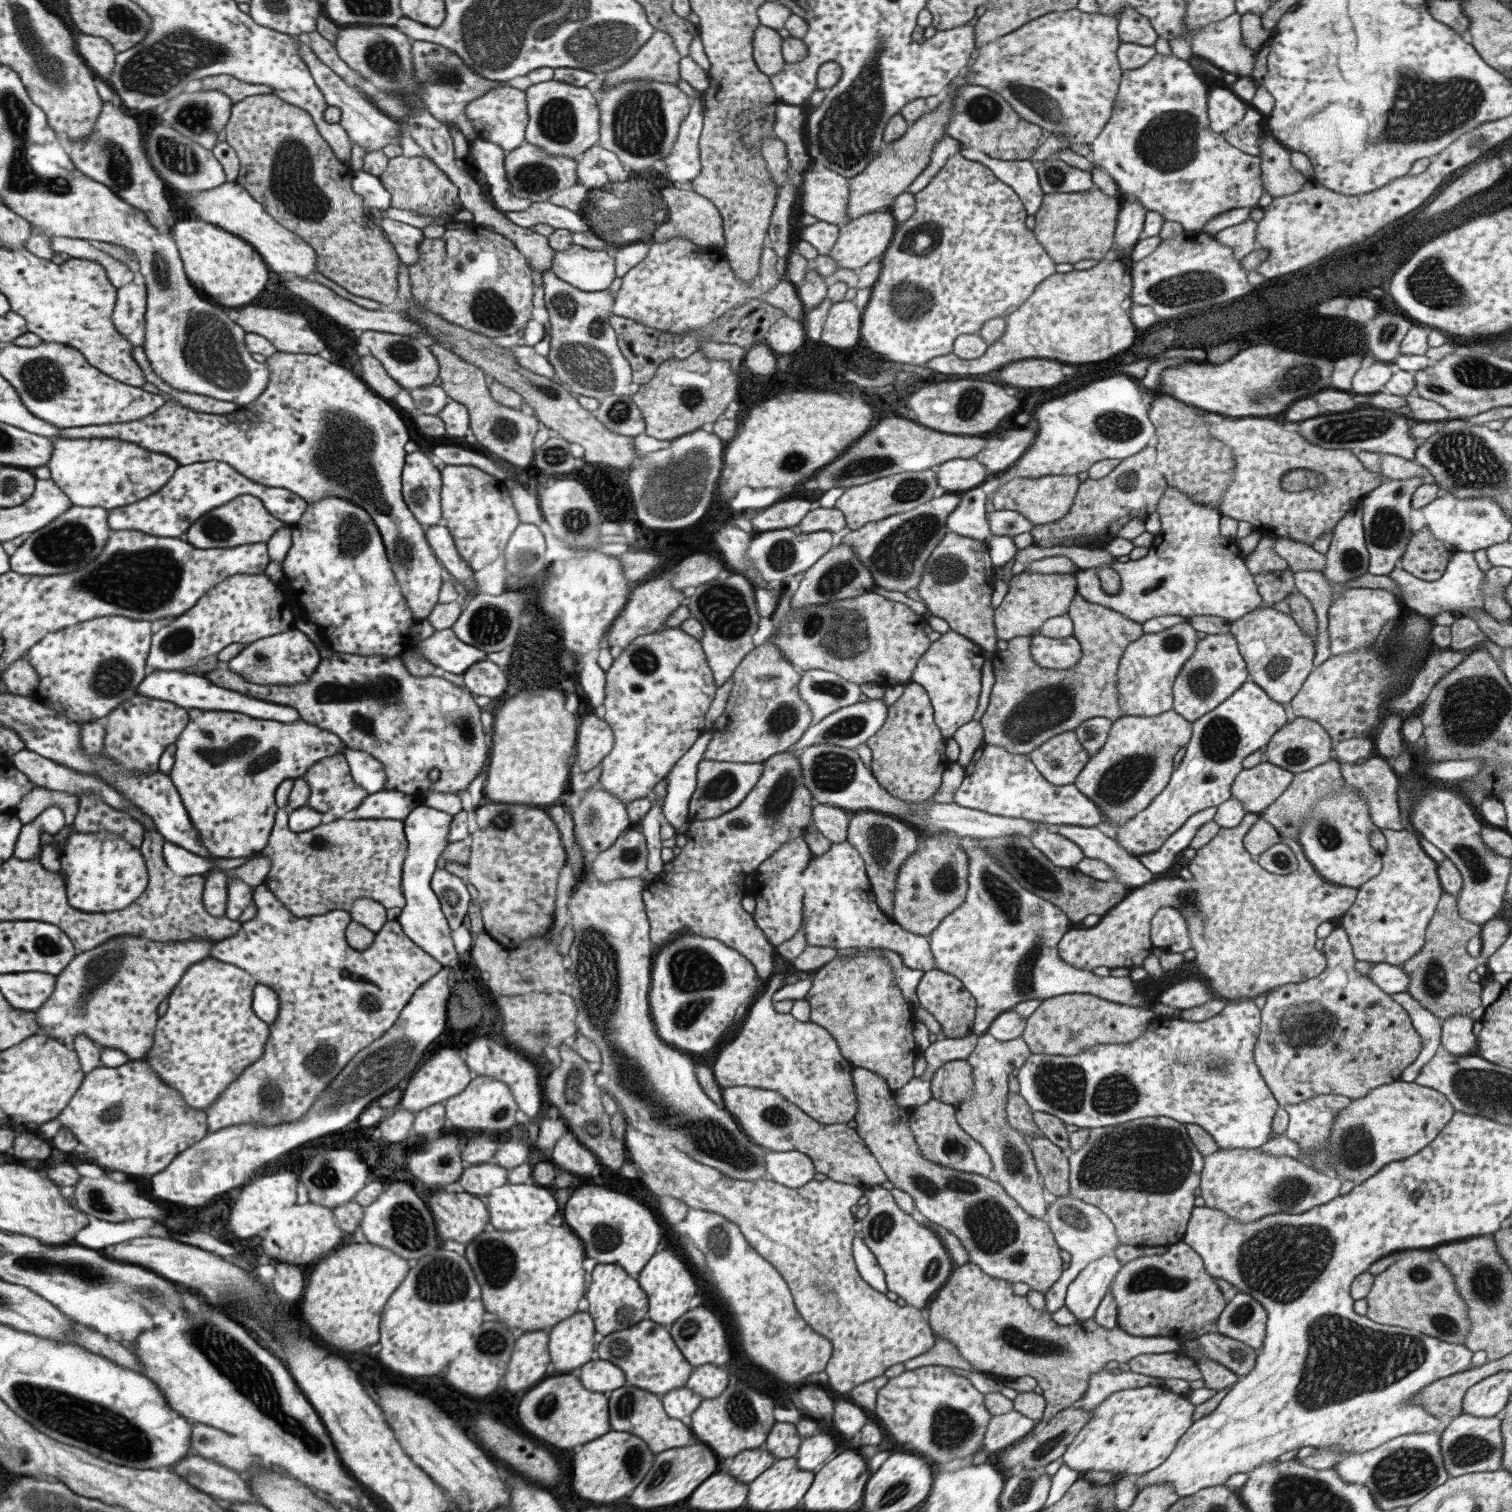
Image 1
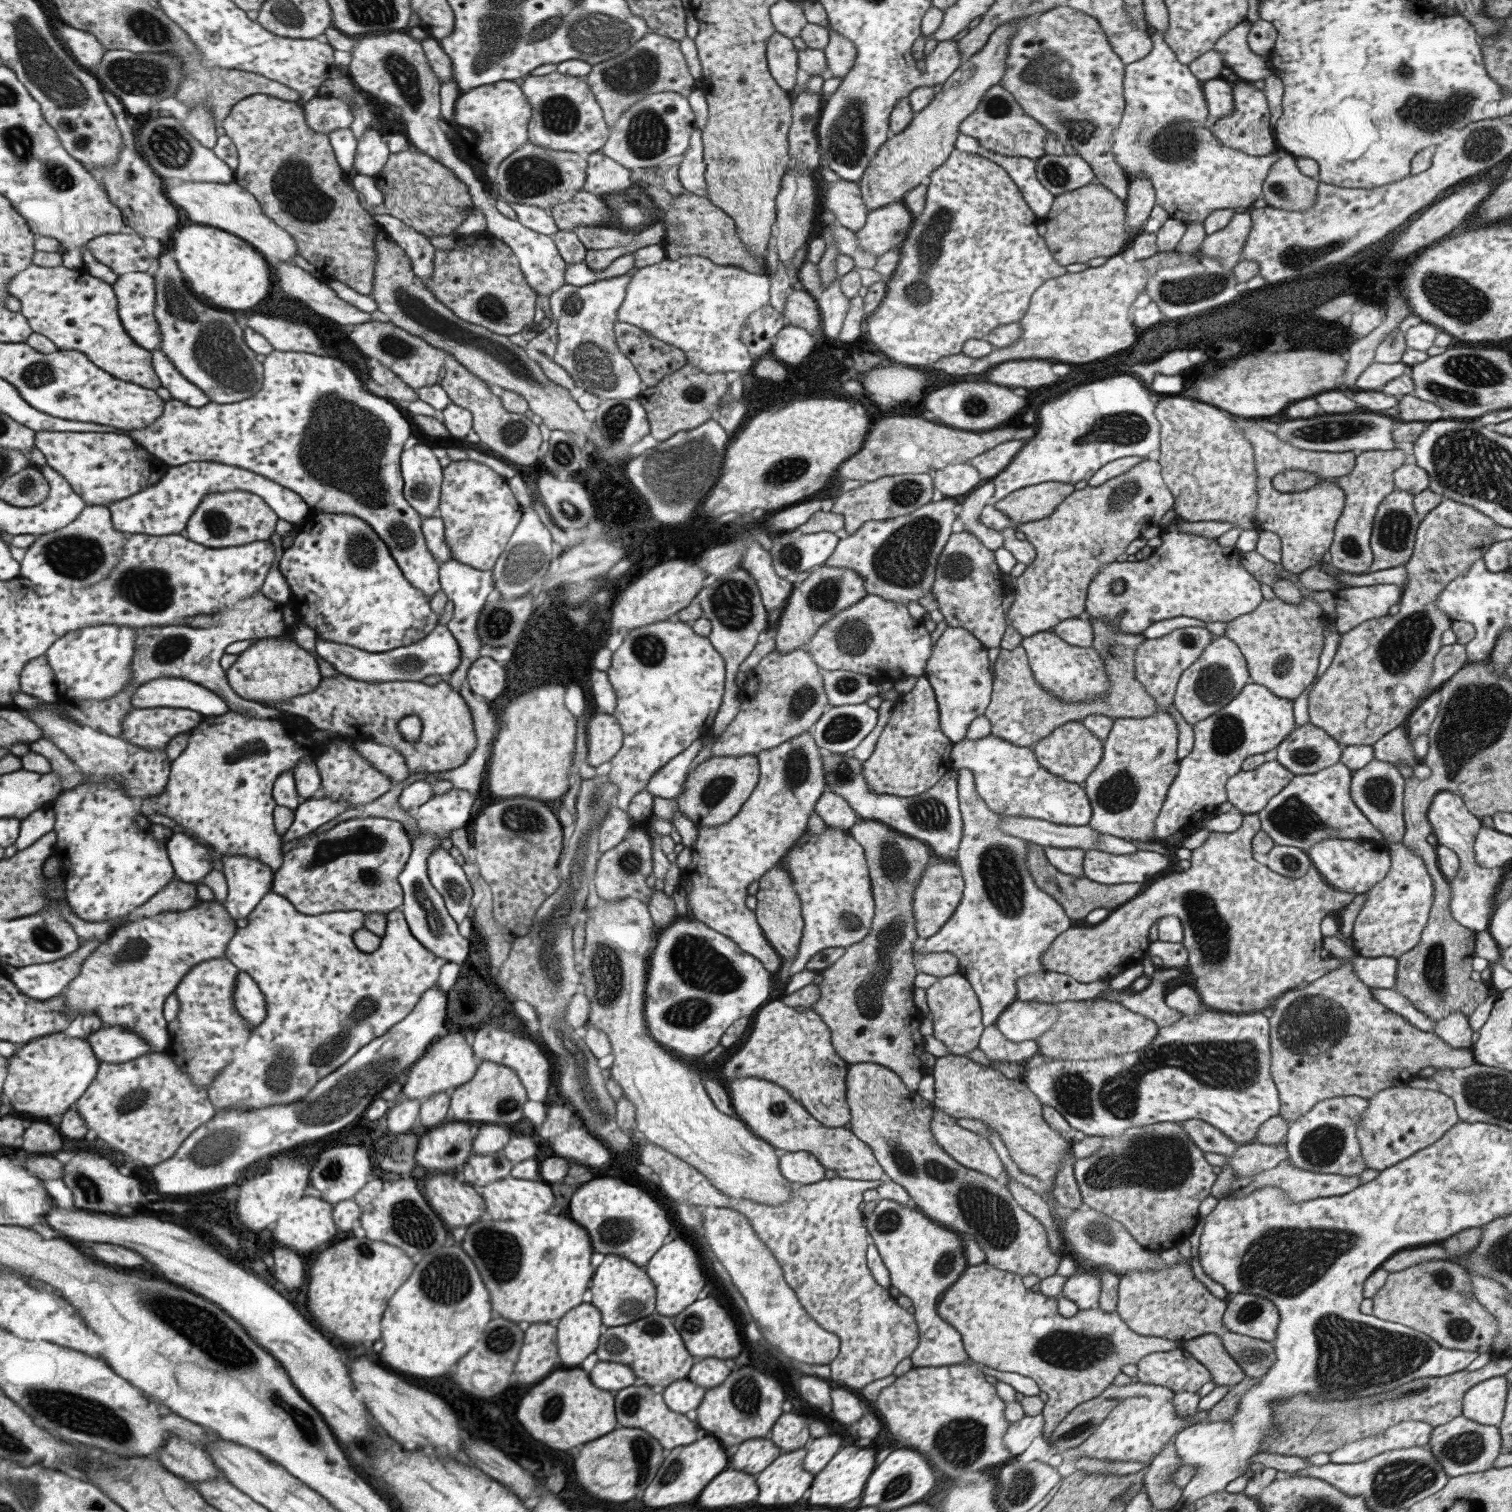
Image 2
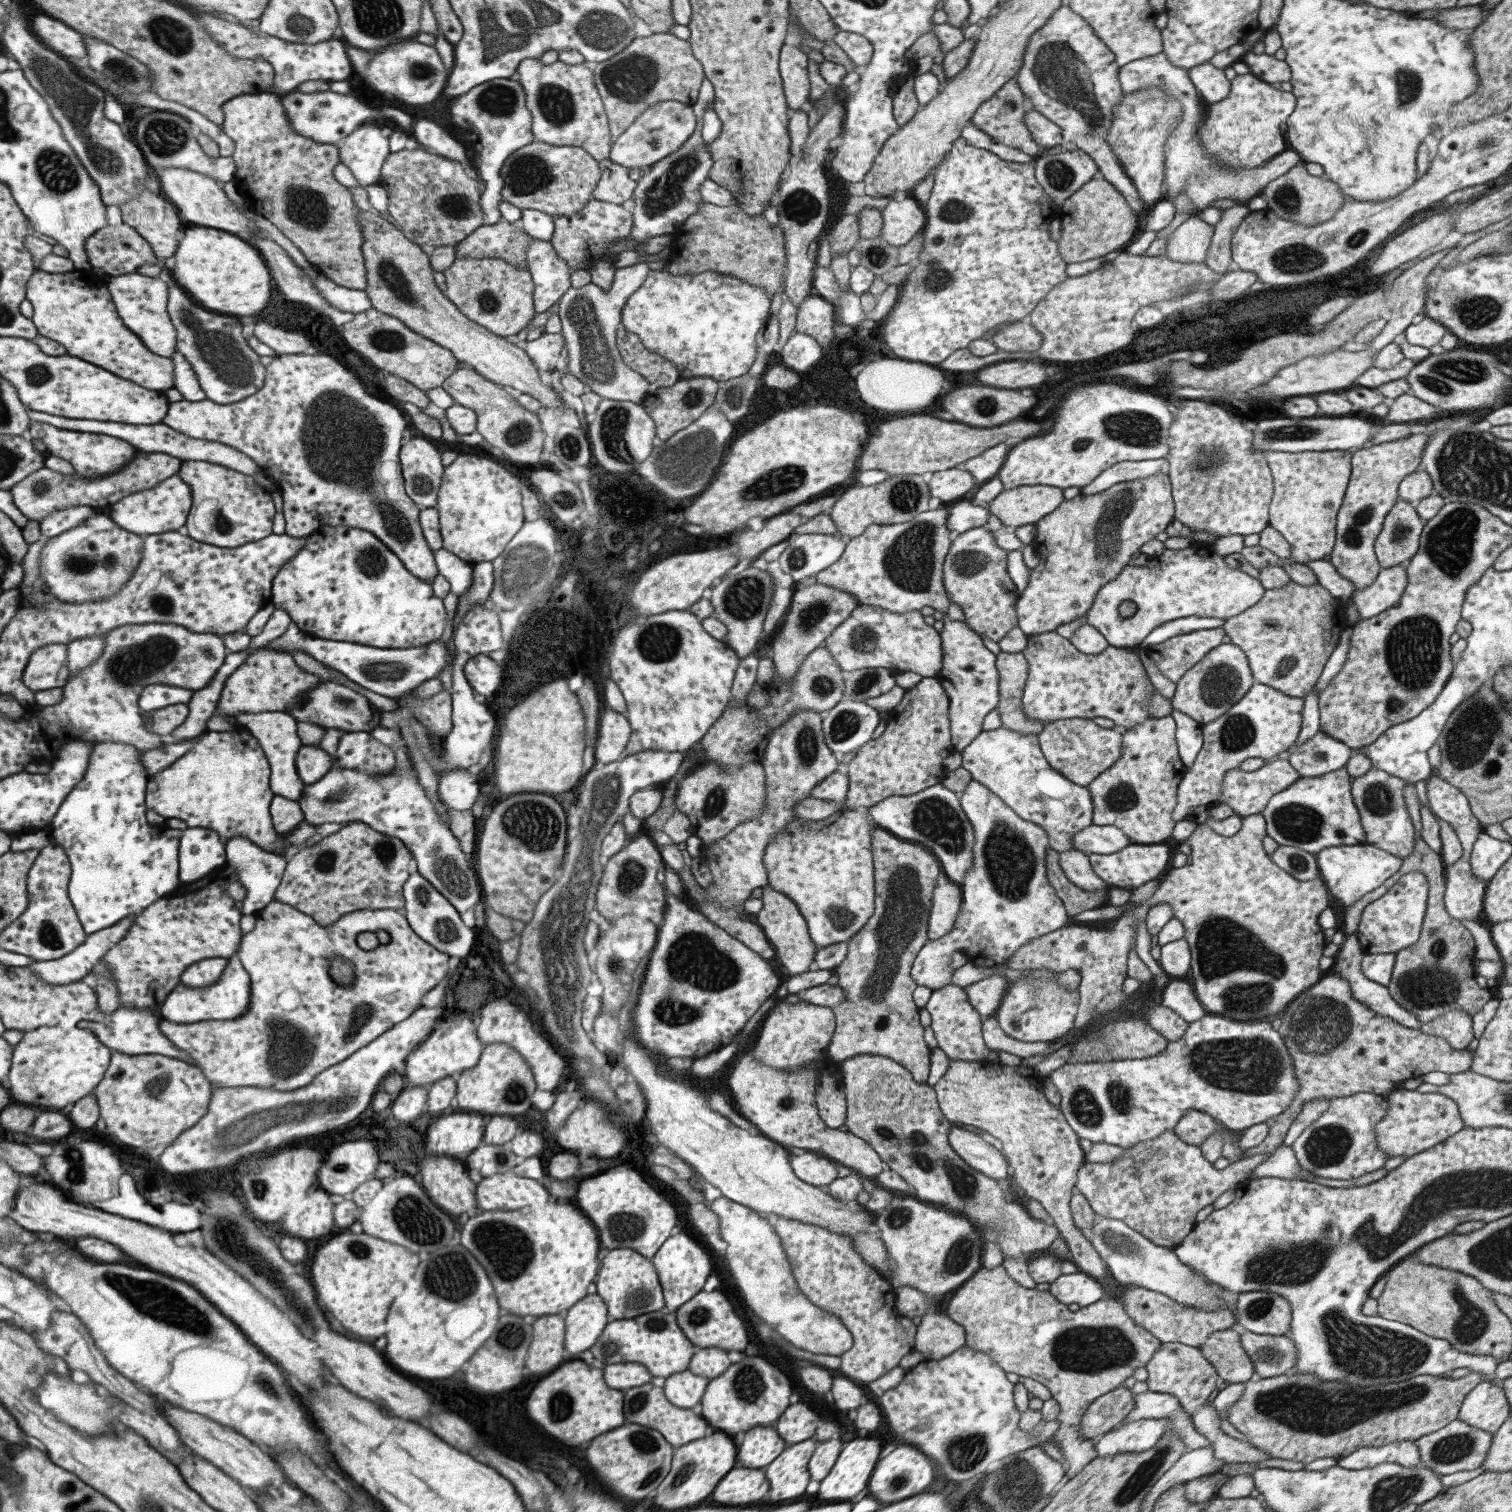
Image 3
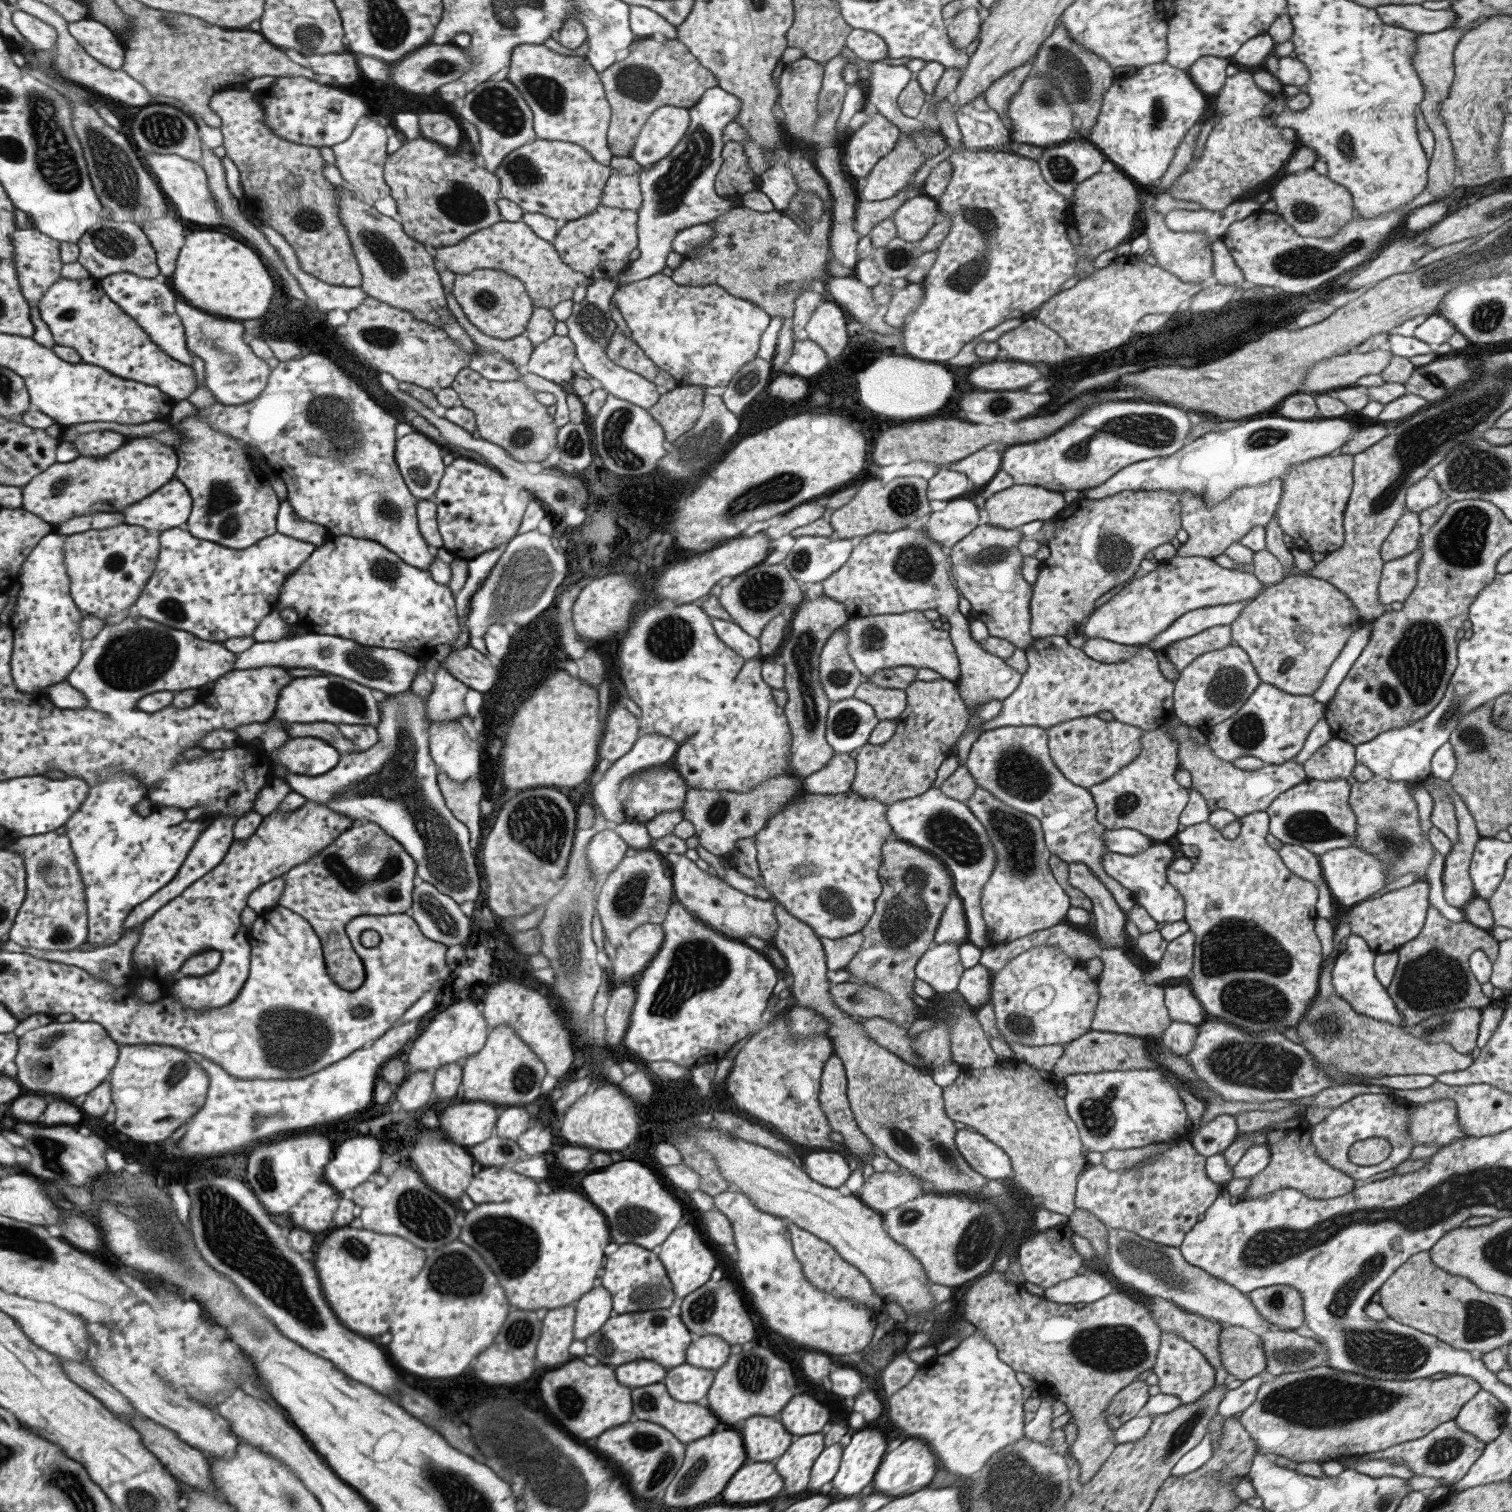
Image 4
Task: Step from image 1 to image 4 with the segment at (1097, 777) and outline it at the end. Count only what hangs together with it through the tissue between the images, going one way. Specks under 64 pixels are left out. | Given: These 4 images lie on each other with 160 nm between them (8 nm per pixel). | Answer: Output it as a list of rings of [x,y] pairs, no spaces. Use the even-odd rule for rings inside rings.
[[[1173,715],[1172,720],[1168,720],[1166,724],[1142,732],[1139,739],[1139,754],[1131,763],[1107,780],[1088,788],[1096,808],[1096,821],[1105,829],[1130,828],[1148,836],[1153,842],[1165,842],[1177,833],[1178,816],[1188,801],[1189,791],[1179,786],[1173,776],[1175,770],[1179,768],[1179,763],[1176,757],[1177,741],[1172,736],[1172,728],[1178,722],[1179,720]]]

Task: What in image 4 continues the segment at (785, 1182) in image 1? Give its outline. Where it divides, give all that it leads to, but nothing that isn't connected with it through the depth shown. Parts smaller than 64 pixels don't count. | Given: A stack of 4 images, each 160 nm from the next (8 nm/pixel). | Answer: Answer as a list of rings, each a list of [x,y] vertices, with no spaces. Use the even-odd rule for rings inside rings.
[[[831,1150],[807,1151],[799,1165],[811,1180],[827,1188],[839,1188],[852,1172],[845,1158]]]

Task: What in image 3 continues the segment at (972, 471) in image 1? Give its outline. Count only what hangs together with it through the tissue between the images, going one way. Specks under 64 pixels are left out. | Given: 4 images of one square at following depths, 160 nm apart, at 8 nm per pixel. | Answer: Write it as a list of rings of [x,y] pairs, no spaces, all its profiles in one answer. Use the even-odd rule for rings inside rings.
[[[956,466],[947,470],[932,472],[928,483],[930,497],[938,498],[944,505],[960,500],[967,494],[976,482],[966,470],[959,470]]]

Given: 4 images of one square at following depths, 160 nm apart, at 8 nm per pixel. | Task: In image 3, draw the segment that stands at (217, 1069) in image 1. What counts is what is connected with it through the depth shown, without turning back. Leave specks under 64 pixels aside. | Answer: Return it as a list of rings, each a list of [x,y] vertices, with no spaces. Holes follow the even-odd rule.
[[[212,958],[193,964],[182,976],[182,983],[204,991],[224,978],[229,968],[228,958]]]

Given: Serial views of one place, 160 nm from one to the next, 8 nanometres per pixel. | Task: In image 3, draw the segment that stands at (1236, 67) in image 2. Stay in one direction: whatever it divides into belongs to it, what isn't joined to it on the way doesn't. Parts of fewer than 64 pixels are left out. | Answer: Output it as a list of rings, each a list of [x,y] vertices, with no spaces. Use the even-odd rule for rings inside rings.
[[[1253,50],[1245,51],[1239,58],[1249,68],[1249,74],[1263,82],[1289,82],[1289,66],[1283,60],[1276,60],[1263,53],[1254,53]]]

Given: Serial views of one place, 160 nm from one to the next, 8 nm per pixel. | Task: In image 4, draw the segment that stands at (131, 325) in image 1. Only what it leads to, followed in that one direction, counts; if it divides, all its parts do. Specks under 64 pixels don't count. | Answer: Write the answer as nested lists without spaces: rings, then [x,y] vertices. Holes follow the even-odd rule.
[[[119,272],[102,280],[105,292],[113,302],[120,304],[149,333],[149,336],[175,360],[191,365],[194,355],[188,349],[186,328],[178,315],[176,304],[179,294],[169,280],[163,278],[141,278],[130,272]]]

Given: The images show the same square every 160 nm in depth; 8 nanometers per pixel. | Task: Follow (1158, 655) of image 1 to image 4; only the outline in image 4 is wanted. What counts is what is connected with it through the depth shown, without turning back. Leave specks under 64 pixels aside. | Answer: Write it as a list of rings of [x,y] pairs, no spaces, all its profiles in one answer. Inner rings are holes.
[[[1221,625],[1179,639],[1162,650],[1167,660],[1180,671],[1201,653],[1215,651],[1231,644],[1233,642],[1229,625]]]

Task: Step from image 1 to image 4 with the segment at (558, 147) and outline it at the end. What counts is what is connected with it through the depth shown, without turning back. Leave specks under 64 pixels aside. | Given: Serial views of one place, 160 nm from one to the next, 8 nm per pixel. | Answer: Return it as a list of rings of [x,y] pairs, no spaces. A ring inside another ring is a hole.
[[[523,44],[512,48],[510,59],[506,80],[517,89],[517,92],[520,92],[521,98],[530,108],[532,129],[536,139],[577,144],[585,149],[593,160],[607,166],[613,157],[606,144],[610,106],[606,101],[598,73],[593,71],[586,58],[559,54],[545,48],[543,44]]]

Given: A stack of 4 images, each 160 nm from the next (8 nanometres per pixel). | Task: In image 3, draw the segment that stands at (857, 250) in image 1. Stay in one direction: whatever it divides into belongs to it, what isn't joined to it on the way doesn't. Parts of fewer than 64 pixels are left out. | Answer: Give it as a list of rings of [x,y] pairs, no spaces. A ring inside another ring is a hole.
[[[913,196],[899,202],[891,199],[879,211],[882,216],[879,238],[890,245],[903,246],[924,228],[926,214]]]

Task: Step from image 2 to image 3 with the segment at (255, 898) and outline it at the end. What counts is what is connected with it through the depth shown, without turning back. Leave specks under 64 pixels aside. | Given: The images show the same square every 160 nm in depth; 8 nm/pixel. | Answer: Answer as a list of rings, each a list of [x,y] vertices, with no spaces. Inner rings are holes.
[[[244,836],[233,837],[226,842],[227,863],[238,874],[238,881],[247,887],[248,893],[242,901],[242,913],[256,916],[257,913],[276,900],[276,892],[282,883],[288,862],[283,855],[262,849],[253,840]]]

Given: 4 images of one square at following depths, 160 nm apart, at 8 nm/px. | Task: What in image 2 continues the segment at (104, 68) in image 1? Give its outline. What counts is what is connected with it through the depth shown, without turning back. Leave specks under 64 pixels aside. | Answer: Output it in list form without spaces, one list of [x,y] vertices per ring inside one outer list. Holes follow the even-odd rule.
[[[67,23],[57,24],[57,34],[61,36],[60,41],[78,63],[84,68],[93,68],[103,62],[107,49],[95,35],[78,30]]]

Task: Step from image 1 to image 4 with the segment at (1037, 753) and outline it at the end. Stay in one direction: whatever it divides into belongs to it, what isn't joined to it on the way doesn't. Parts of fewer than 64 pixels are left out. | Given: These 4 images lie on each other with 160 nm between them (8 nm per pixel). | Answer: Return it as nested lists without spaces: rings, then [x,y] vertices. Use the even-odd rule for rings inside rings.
[[[1095,715],[1067,720],[1045,728],[1048,753],[1053,766],[1073,784],[1088,789],[1107,780],[1139,754],[1142,732],[1140,728],[1118,720],[1101,720]]]

